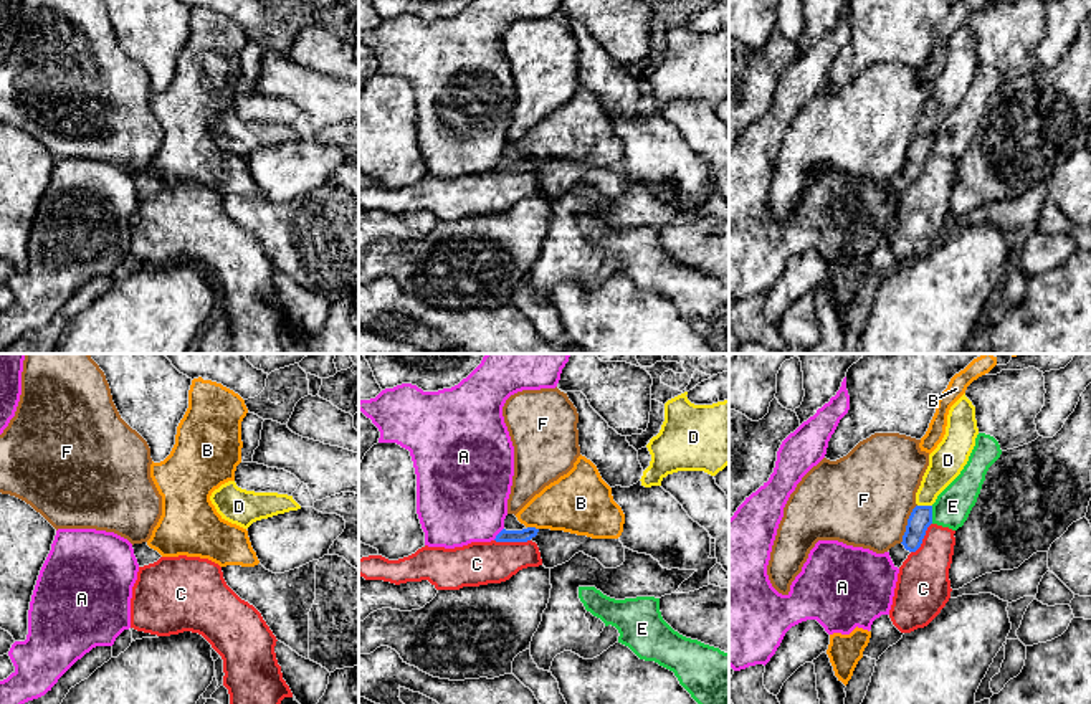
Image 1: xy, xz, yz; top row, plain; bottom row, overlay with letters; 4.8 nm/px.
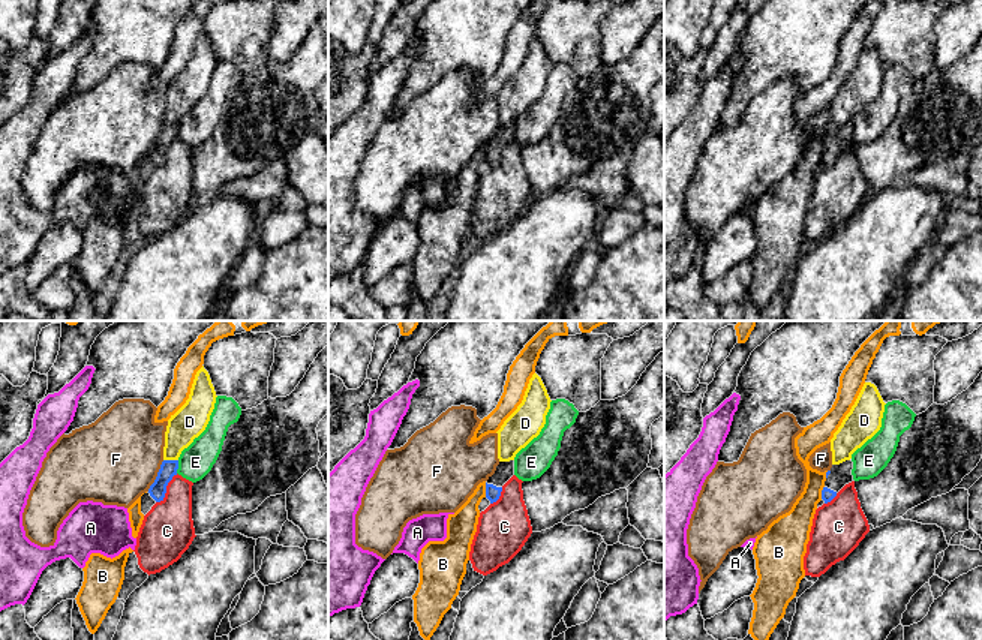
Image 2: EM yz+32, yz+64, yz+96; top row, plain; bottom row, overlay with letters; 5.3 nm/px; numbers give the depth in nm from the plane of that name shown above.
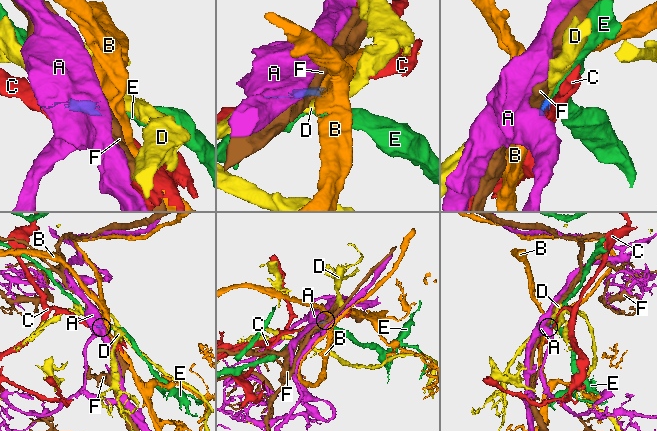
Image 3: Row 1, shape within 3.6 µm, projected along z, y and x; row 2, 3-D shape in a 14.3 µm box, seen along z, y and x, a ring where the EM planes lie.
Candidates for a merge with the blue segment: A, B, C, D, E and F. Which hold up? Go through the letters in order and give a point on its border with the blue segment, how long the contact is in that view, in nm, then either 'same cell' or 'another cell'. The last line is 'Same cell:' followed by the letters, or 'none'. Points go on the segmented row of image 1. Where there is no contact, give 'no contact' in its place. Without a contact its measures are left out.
A: xz (498, 534) | 80 nm | another cell
B: xz (533, 528) | 60 nm | another cell
C: xz (513, 541) | 180 nm | another cell
D: yz (924, 506) | 70 nm | another cell
E: yz (931, 514) | 90 nm | another cell
F: yz (908, 524) | 200 nm | another cell
Same cell: none

